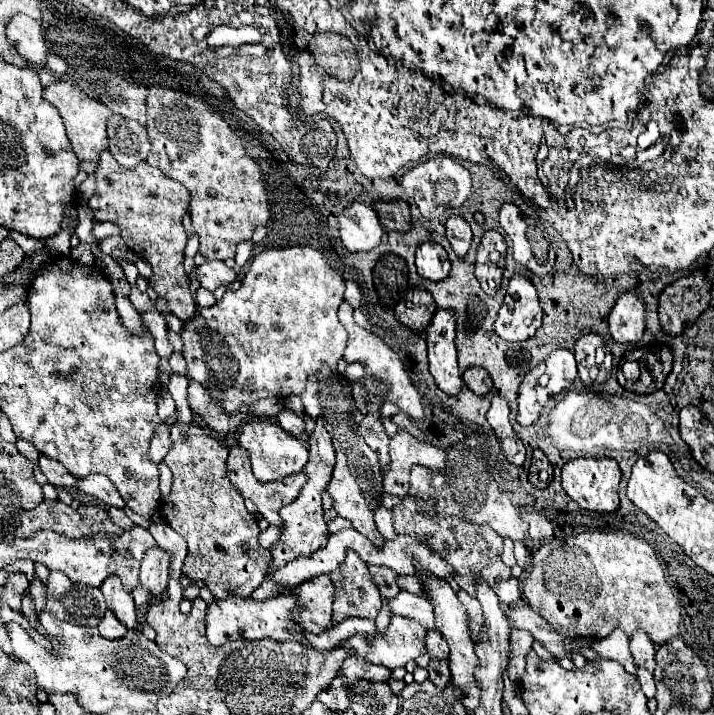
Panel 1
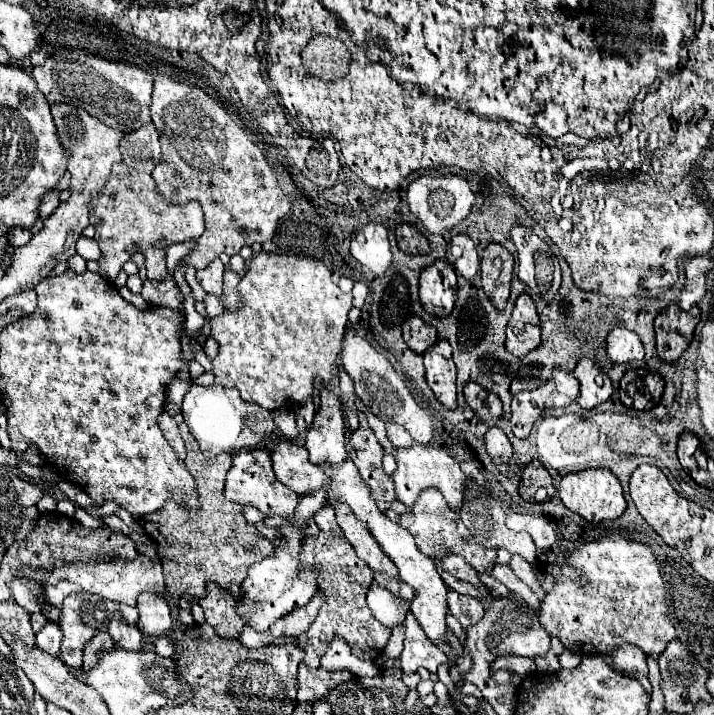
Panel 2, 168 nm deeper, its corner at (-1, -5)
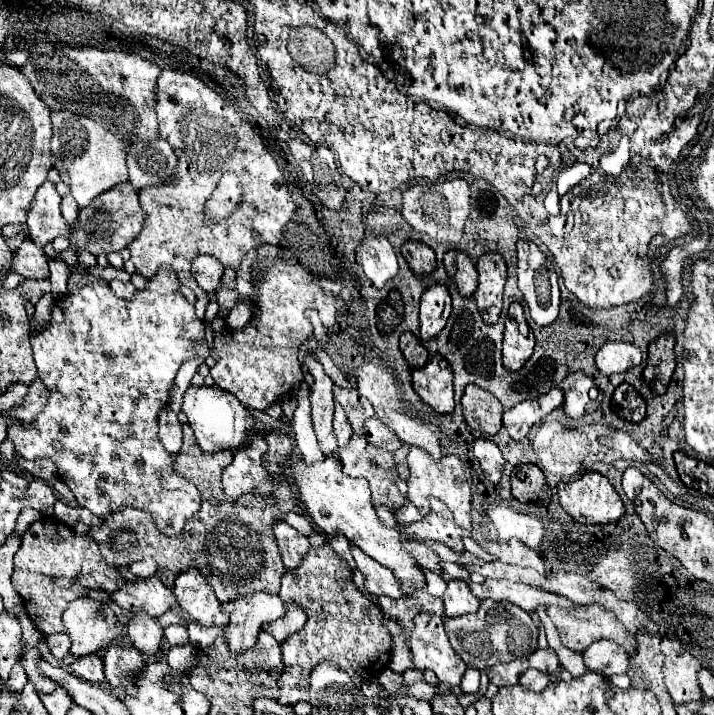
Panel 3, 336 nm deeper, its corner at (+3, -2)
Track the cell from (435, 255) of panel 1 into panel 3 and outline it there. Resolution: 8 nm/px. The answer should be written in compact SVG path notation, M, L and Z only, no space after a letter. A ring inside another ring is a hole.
M432 284L420 300L420 338L430 340L446 326L450 316L450 290L446 284Z

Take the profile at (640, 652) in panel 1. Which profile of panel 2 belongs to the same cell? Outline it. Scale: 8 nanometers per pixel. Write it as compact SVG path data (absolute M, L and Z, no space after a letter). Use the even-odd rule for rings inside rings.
M618 645L608 653L608 659L612 661L612 667L616 673L626 675L626 677L640 677L640 675L648 675L648 667L646 667L646 653L638 647L632 645Z

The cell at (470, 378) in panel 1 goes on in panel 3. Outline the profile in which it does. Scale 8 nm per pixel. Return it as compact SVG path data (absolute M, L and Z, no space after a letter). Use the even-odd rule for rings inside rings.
M468 384L464 388L462 408L468 426L474 430L496 434L502 428L502 404L490 392Z

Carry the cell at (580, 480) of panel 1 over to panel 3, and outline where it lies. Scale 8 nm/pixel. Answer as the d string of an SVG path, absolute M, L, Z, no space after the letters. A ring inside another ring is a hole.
M586 472L578 480L560 482L556 488L562 508L580 524L606 524L624 514L614 486L598 472Z

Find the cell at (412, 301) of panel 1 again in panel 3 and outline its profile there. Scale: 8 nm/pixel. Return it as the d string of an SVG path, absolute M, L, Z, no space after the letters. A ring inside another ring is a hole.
M404 332L402 340L400 340L400 350L404 354L404 358L408 360L410 366L420 368L428 362L428 352L422 346L422 342L418 340L418 336L414 336L412 332Z

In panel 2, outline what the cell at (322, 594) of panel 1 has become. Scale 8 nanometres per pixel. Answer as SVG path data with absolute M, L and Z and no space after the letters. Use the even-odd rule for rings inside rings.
M314 595L314 599L310 599L310 603L306 603L304 607L292 611L290 615L284 615L282 619L278 619L272 627L270 633L274 637L298 637L300 633L308 631L310 623L316 619L318 609L322 607L322 595Z

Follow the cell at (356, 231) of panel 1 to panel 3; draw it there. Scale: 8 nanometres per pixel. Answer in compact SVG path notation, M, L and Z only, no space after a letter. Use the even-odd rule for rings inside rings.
M370 236L356 248L356 262L362 266L366 278L382 288L398 274L398 260L384 236Z

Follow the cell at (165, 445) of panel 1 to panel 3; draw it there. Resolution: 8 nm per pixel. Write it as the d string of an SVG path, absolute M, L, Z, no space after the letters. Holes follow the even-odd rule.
M162 408L158 414L158 424L160 424L160 440L164 448L170 454L176 454L182 446L182 426L178 422L178 416L170 408Z

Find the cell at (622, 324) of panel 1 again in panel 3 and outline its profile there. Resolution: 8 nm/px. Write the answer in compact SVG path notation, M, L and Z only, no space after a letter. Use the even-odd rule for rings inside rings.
M606 342L600 348L600 372L610 376L618 372L626 372L642 362L642 354L630 342Z

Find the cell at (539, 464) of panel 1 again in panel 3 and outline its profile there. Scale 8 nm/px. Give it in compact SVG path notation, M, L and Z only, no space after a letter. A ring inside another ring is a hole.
M518 464L512 470L512 496L520 502L548 506L552 492L542 470L536 464Z

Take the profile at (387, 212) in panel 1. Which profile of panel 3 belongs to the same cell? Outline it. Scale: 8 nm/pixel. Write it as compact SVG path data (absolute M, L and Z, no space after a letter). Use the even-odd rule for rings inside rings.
M408 240L404 246L402 246L402 256L404 260L410 264L410 268L424 276L424 274L430 274L434 270L434 264L436 264L436 256L434 256L434 250L430 246L426 246L424 242L416 242L416 240Z

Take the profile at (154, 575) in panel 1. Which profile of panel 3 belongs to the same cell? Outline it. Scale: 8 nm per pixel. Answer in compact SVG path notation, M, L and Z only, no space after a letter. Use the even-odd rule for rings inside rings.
M136 612L128 622L128 636L142 654L156 654L164 636L164 628L160 626L158 618L150 618L146 612Z

